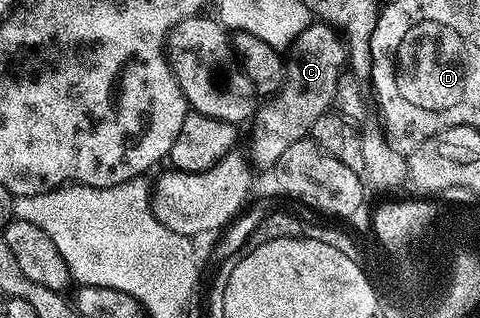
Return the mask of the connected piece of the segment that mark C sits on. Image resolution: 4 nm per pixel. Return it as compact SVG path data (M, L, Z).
M311 22L295 38L288 55L284 60L286 74L281 89L269 97L252 117L254 133L250 136L248 156L259 169L273 169L280 154L284 154L292 142L309 137L312 122L331 111L336 82L347 67L346 46L342 36L337 28L323 22Z

